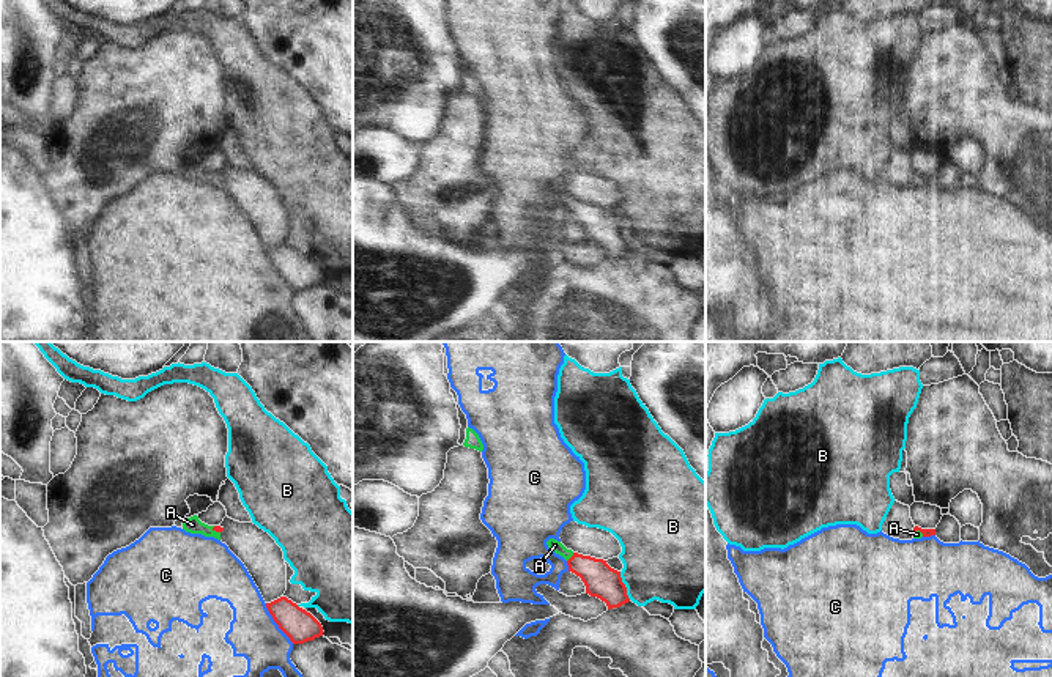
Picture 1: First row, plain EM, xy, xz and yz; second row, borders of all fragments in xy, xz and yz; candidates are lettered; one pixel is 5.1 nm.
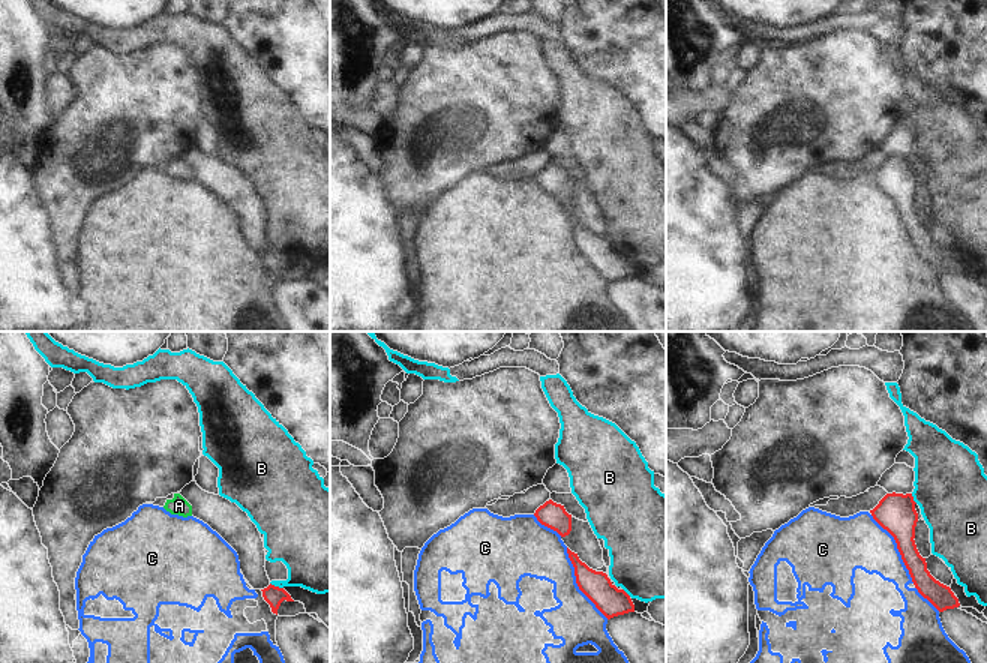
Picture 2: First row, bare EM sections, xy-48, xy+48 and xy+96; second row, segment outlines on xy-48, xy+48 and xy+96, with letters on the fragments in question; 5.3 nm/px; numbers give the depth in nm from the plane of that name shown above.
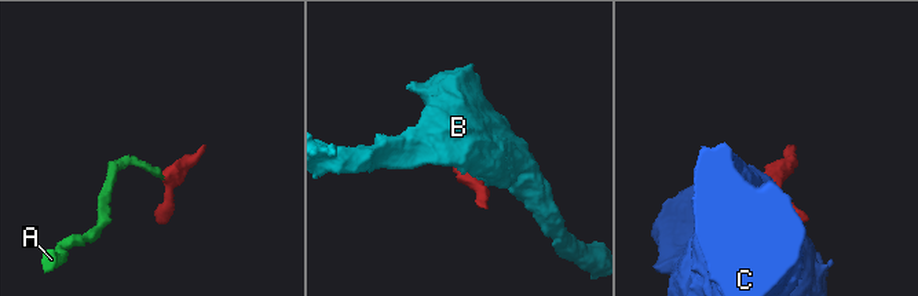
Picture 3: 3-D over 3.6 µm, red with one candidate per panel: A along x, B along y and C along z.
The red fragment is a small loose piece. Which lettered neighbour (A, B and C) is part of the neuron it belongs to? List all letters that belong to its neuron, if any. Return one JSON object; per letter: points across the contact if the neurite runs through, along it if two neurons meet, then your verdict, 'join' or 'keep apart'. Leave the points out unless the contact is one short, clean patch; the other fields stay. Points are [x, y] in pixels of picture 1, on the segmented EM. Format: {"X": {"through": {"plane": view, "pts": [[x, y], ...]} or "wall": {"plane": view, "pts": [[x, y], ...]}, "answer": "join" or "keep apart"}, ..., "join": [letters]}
{"A": {"through": {"plane": "xz", "pts": [[602, 581], [589, 569], [570, 558], [555, 545]]}, "answer": "join"}, "B": {"answer": "keep apart"}, "C": {"answer": "keep apart"}, "join": ["A"]}

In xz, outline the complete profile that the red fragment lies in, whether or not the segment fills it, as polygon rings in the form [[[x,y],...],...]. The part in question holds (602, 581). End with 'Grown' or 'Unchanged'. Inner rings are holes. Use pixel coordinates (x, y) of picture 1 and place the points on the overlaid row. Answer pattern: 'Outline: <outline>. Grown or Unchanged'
Outline: [[[550,538],[546,545],[567,560],[569,572],[581,578],[586,594],[605,601],[608,609],[630,601],[620,572],[611,568],[606,560],[573,553],[554,538]]]. Grown

